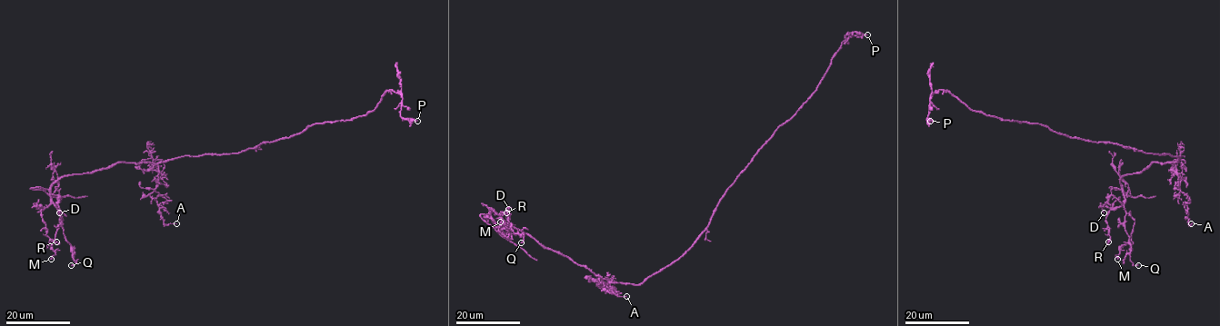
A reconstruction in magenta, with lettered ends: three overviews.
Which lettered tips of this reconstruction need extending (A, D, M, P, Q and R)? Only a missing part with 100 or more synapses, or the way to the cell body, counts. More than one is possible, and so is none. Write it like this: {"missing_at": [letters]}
{"missing_at": []}

